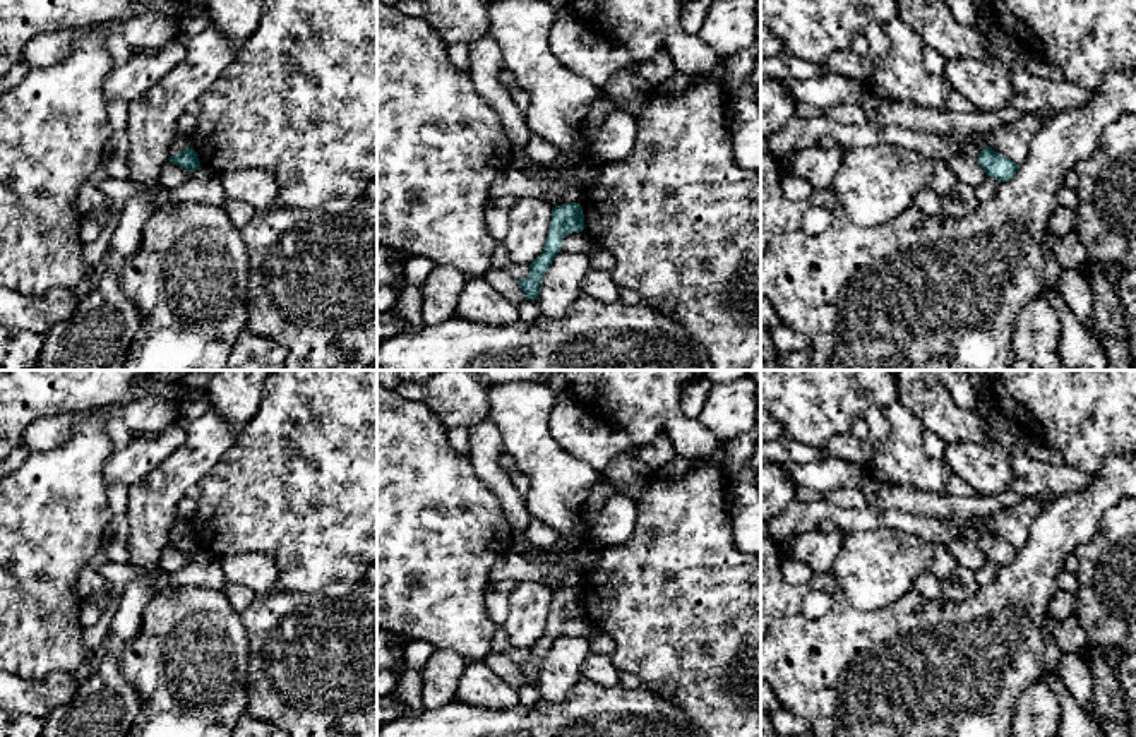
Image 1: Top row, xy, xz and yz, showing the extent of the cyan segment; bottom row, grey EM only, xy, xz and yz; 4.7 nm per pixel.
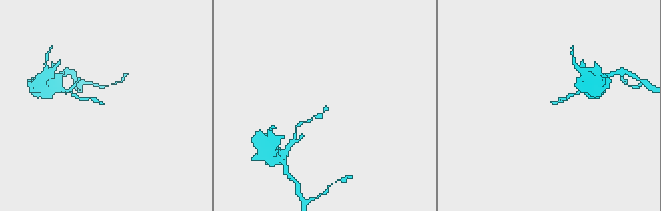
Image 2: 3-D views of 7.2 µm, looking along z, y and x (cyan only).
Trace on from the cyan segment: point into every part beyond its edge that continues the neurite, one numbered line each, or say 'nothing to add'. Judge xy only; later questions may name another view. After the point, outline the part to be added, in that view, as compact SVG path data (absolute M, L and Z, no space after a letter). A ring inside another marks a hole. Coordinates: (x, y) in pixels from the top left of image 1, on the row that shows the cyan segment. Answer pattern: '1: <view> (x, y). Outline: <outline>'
nothing to add

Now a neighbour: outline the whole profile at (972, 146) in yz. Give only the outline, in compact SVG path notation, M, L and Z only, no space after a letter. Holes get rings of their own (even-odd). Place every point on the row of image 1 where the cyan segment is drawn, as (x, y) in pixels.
M984 135L966 137L960 141L960 153L978 158L978 154L987 147Z

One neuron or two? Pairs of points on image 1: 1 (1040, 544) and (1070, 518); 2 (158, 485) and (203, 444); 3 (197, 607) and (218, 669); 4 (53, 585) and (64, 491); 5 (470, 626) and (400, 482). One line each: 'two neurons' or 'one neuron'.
1: one neuron
2: one neuron
3: one neuron
4: one neuron
5: one neuron

